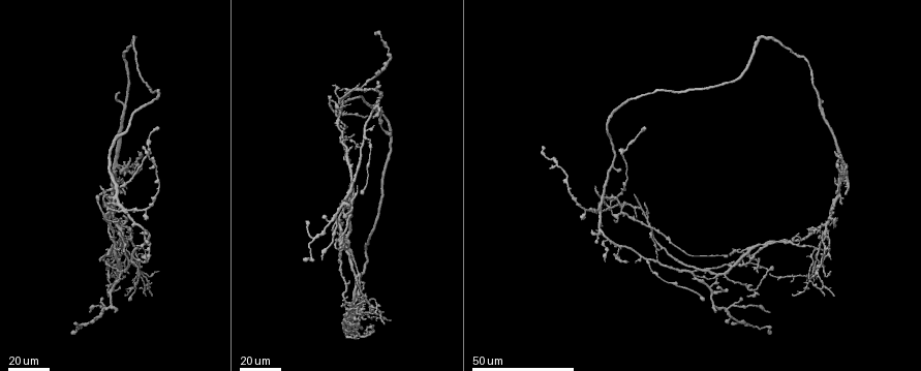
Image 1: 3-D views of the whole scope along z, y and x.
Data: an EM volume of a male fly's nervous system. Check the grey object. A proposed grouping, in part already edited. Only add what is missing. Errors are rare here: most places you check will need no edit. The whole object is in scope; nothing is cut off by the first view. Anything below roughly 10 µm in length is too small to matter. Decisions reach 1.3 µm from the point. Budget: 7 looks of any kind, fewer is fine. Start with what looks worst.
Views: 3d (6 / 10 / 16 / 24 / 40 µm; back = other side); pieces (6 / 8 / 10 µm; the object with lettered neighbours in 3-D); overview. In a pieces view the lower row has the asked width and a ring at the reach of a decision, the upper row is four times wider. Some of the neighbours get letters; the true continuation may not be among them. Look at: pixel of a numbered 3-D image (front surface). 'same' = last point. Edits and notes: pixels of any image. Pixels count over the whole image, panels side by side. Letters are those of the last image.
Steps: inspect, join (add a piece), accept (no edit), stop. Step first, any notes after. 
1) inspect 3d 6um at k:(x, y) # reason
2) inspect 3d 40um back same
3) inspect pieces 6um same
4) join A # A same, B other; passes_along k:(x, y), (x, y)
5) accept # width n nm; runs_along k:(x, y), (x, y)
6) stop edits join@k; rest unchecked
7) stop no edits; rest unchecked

inspect 3d 40um at 1:(119, 90) # branch stops here

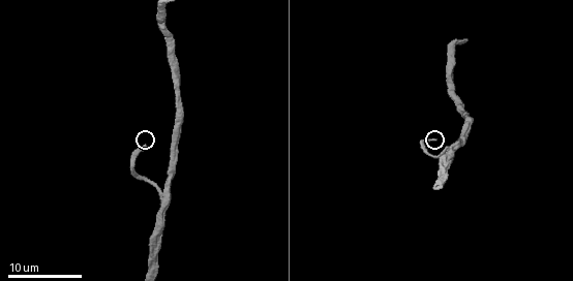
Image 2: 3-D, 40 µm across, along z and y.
inspect pieces 8um at 2:(145, 145) # what lies round it

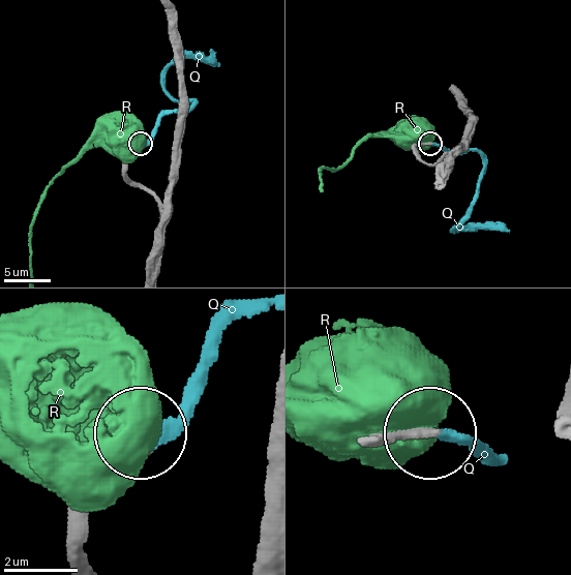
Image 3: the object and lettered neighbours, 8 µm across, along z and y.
join Q # Q same, R other; passes_along 3:(416, 147), (434, 145), (481, 158), (478, 195), (455, 231); the neuron continues

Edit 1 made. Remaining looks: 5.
inspect 3d 40um at 1:(835, 295) # free end

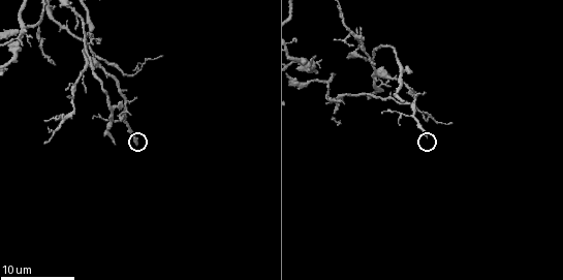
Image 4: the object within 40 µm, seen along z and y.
inspect pieces 10um at 4:(135, 145)

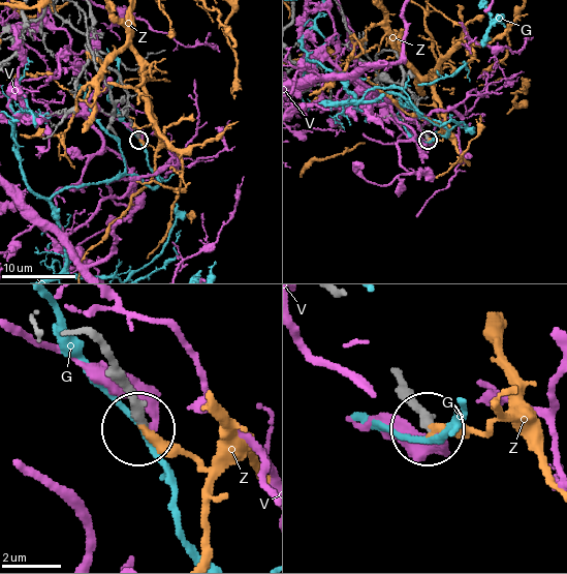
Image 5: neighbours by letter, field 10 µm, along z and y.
accept # G other, V other, Z other; none of them fits

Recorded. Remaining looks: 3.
inspect 3d 24um at 1:(841, 205) # branch stops here

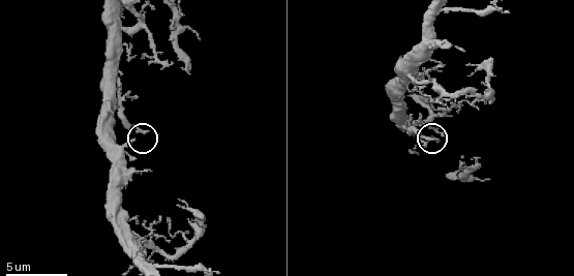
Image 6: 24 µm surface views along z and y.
inspect pieces 8um at 6:(146, 130)

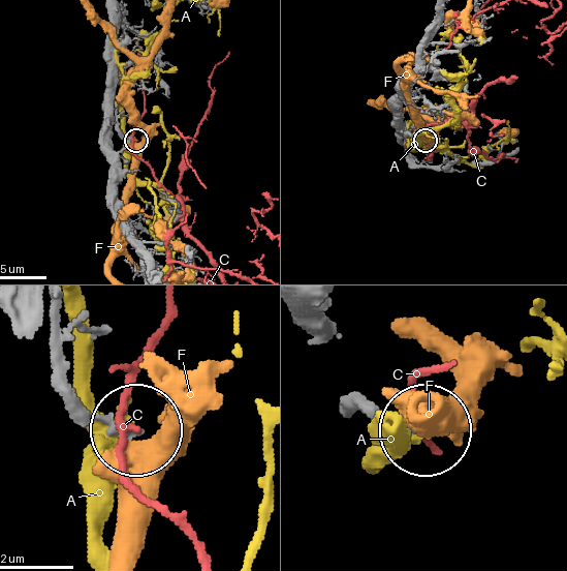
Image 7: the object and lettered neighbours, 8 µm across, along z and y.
accept # A other, C other, F other; no lettered piece goes on from it

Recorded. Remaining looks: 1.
inspect pieces 8um at 4:(403, 99) # long arm stops here

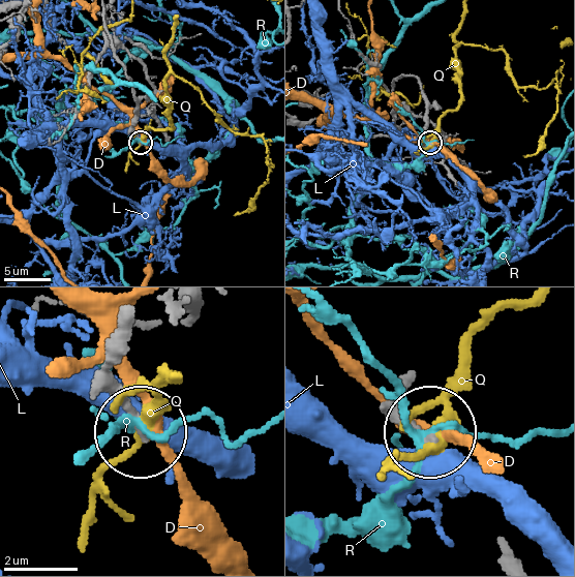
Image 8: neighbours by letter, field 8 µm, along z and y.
accept # width 180 nm; D other, L other, Q other, R other; none of them fits

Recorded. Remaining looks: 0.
stop edits join@3; rest unchecked

